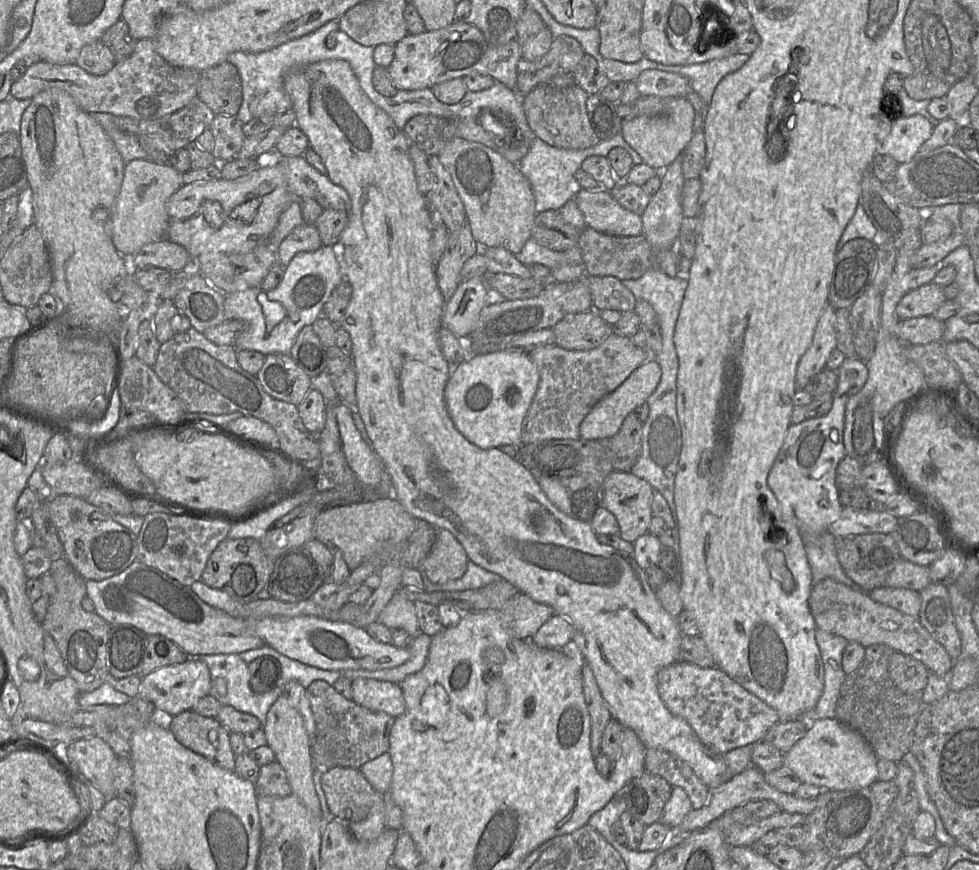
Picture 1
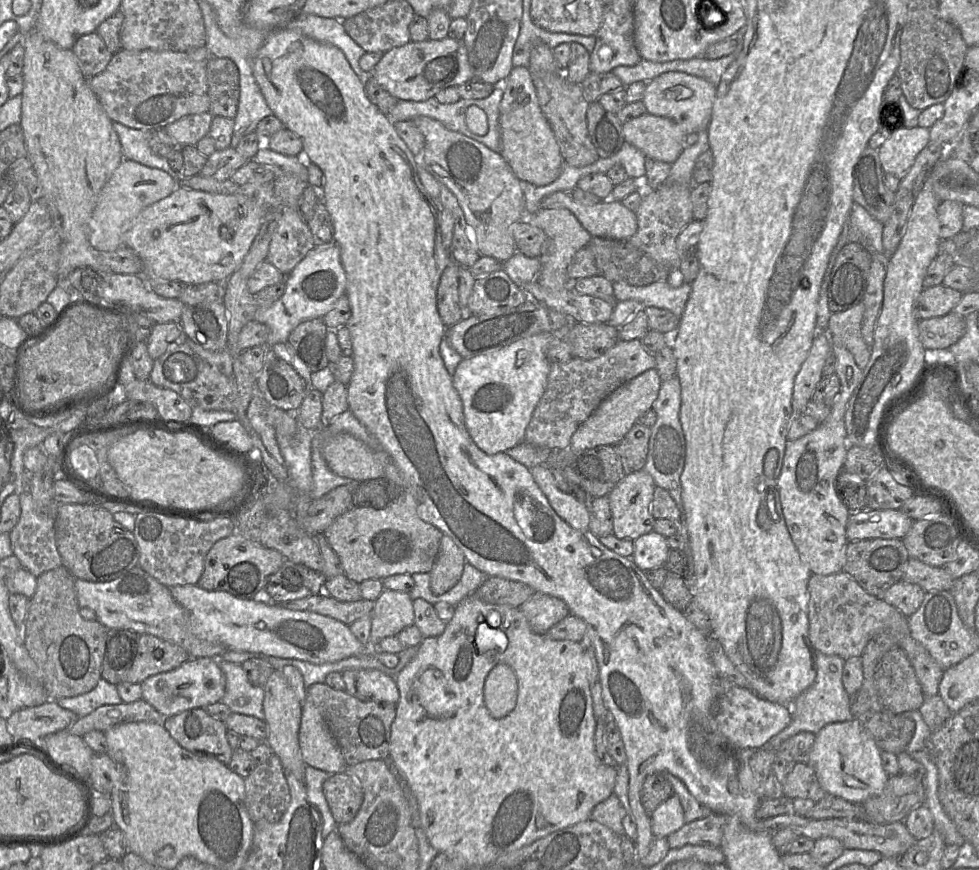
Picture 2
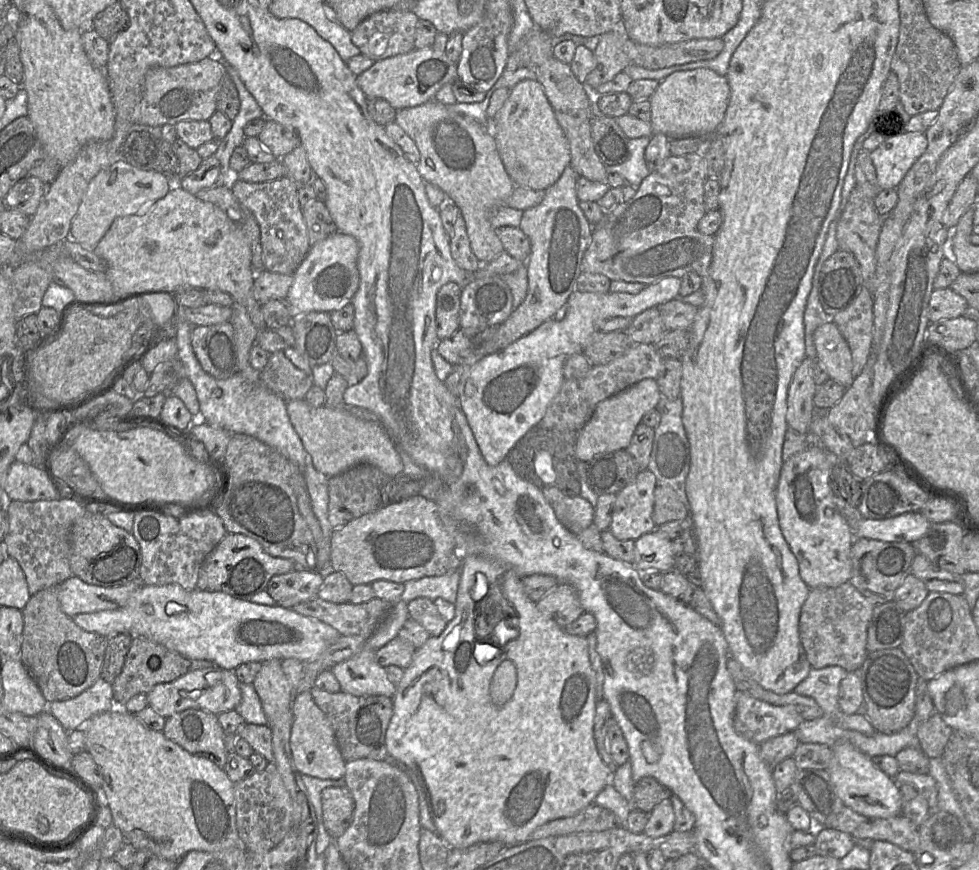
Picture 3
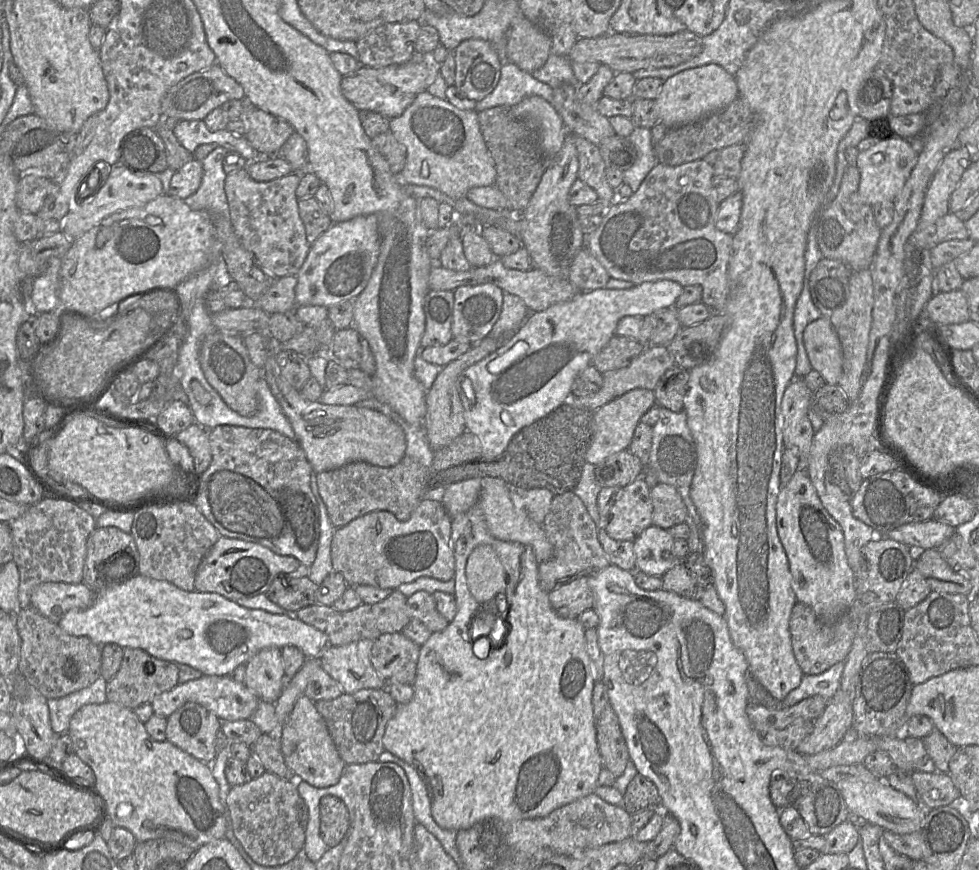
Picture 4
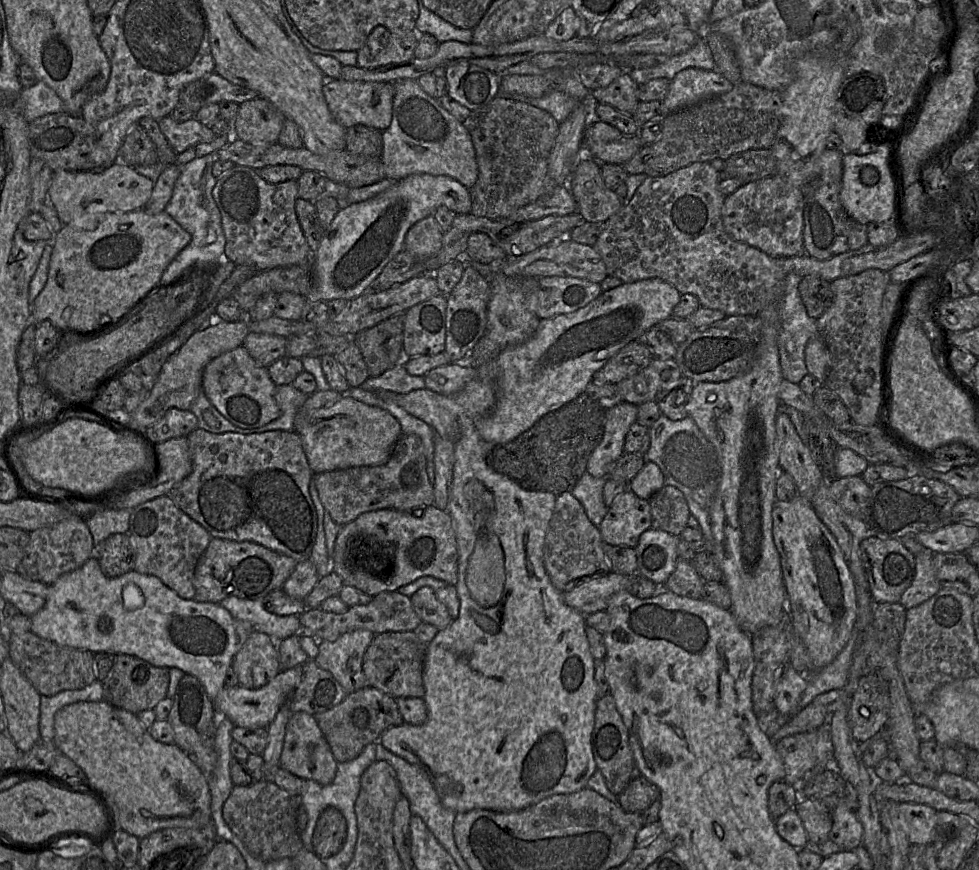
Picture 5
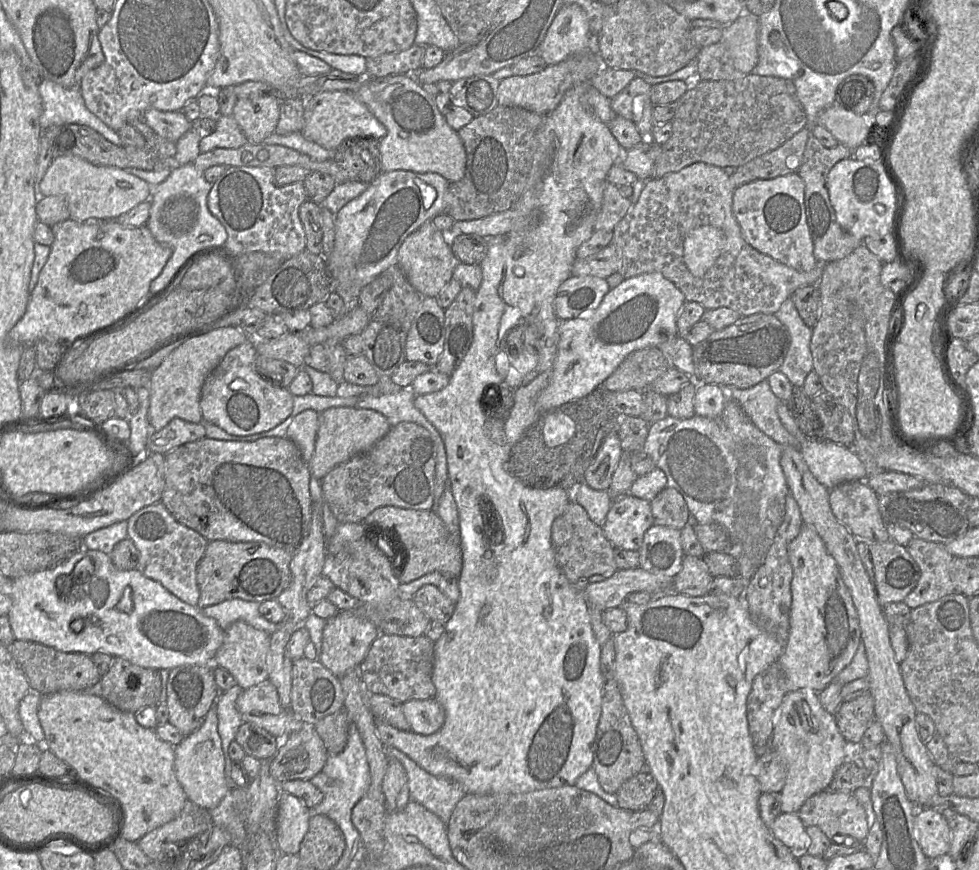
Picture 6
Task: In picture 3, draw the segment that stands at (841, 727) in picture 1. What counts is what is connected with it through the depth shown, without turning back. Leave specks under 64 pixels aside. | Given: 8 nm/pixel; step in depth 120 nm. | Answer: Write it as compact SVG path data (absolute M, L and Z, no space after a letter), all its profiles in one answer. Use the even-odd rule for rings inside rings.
M839 742L831 749L832 757L826 771L845 806L871 818L885 819L902 815L903 799L899 786L873 764L871 757L848 742Z

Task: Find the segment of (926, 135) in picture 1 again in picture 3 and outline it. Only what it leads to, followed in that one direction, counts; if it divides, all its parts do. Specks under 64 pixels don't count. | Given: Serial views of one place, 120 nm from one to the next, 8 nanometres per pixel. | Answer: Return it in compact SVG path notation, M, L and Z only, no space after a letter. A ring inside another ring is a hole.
M897 119L893 121L895 128L892 133L870 152L882 190L897 188L927 147L925 133L902 131L902 125L896 126Z

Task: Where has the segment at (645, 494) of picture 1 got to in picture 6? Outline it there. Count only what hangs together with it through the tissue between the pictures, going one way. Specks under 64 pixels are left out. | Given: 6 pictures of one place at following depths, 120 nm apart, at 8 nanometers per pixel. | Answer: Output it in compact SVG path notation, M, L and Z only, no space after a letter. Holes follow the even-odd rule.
M628 492L614 499L602 523L602 529L613 547L638 550L644 533L653 524L650 501Z

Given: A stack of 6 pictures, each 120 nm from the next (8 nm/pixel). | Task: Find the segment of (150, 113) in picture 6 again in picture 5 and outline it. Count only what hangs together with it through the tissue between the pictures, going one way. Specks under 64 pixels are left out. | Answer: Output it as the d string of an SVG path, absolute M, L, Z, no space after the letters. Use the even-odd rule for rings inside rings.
M167 115L158 120L158 126L177 154L199 143L209 143L217 137L210 127L202 124L195 117L178 122Z

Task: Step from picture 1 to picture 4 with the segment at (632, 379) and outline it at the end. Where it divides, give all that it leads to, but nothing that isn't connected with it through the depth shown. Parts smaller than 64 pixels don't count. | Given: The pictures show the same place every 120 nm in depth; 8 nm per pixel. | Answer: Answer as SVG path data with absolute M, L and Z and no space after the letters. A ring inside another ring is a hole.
M636 388L598 408L592 417L592 435L585 454L586 462L597 465L607 457L627 450L640 418L655 404L653 390Z

